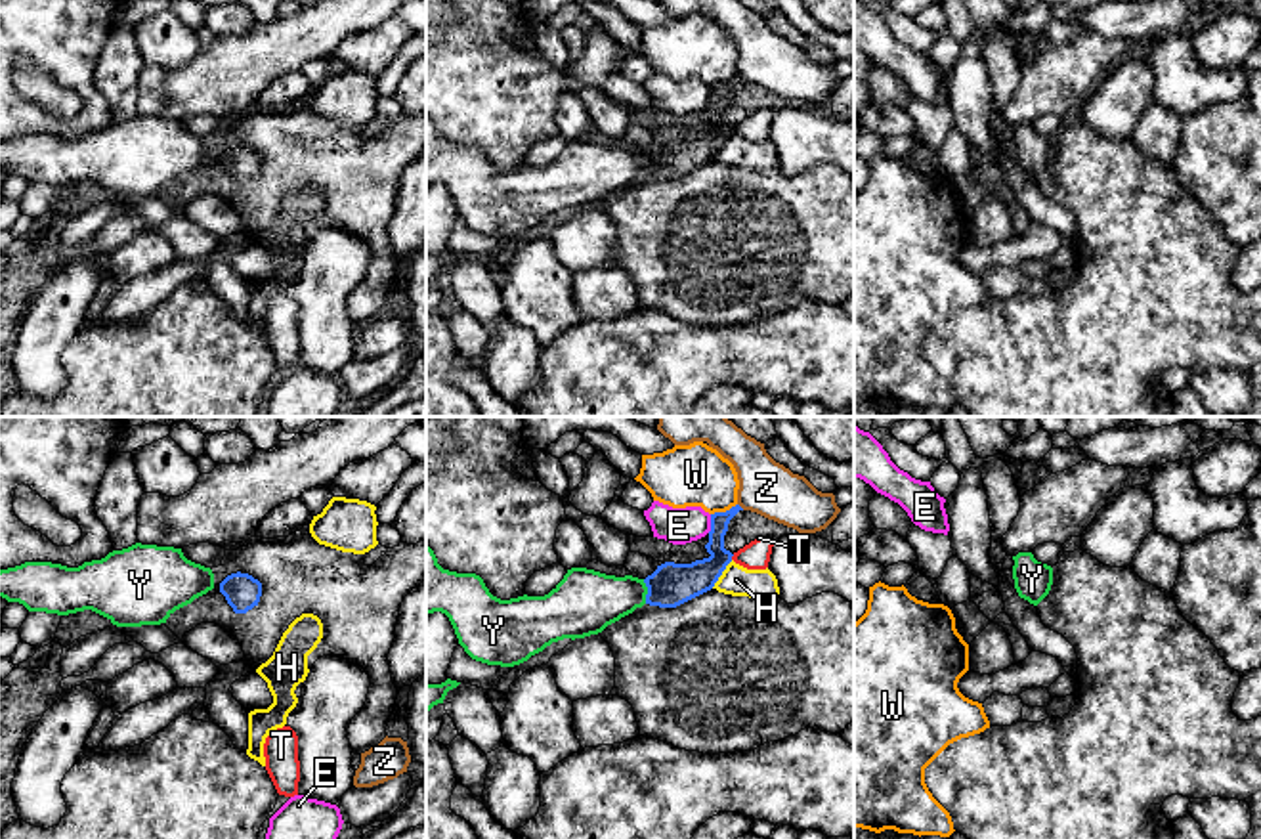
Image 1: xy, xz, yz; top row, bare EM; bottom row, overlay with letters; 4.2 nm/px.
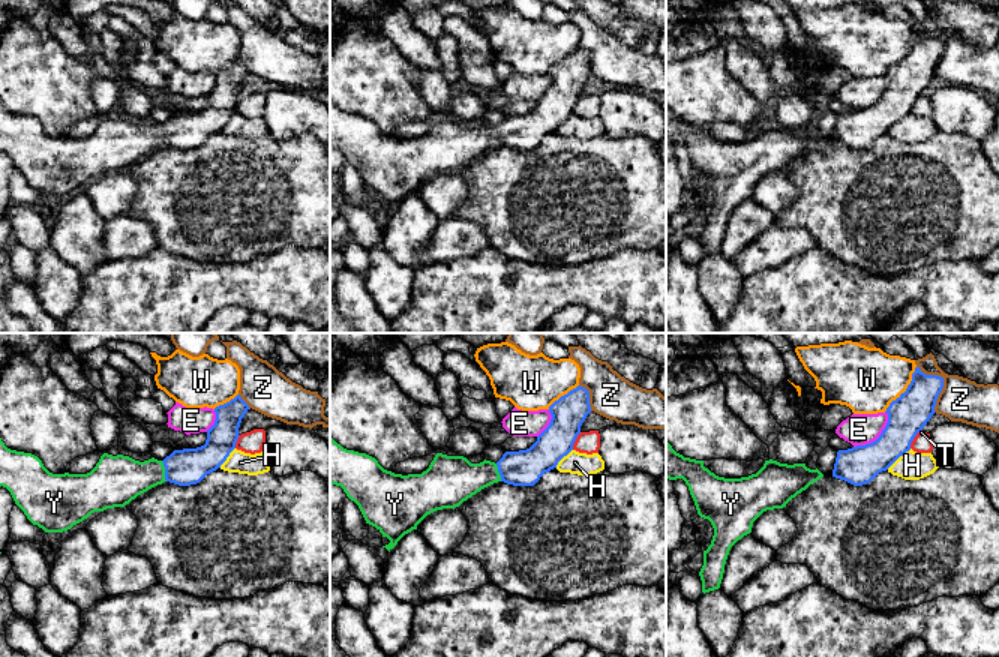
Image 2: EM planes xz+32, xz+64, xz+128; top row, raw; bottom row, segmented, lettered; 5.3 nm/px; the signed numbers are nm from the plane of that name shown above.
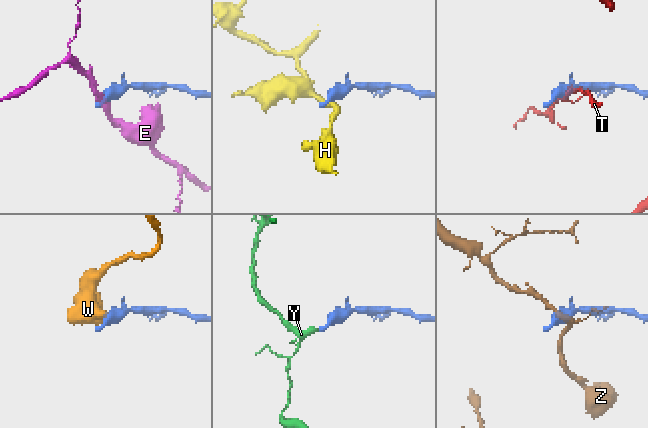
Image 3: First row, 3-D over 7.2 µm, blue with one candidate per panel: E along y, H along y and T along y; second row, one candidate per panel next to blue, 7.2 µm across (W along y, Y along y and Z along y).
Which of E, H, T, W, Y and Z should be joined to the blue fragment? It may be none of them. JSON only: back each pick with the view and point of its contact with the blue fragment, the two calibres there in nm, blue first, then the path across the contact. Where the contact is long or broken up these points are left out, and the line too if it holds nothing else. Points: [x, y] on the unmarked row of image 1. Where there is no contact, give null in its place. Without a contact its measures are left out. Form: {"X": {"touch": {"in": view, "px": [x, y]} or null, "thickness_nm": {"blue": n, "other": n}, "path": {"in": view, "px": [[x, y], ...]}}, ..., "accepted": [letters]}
{"Y": {"touch": {"in": "xz", "px": [648, 163]}, "thickness_nm": {"blue": 180, "other": 260}, "path": {"in": "xz", "px": [[669, 157], [648, 163], [591, 172]]}}, "accepted": ["Y"]}

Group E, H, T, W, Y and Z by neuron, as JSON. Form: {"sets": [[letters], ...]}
{"sets": [["E"], ["H"], ["T"], ["W"], ["Y"], ["Z"]]}

